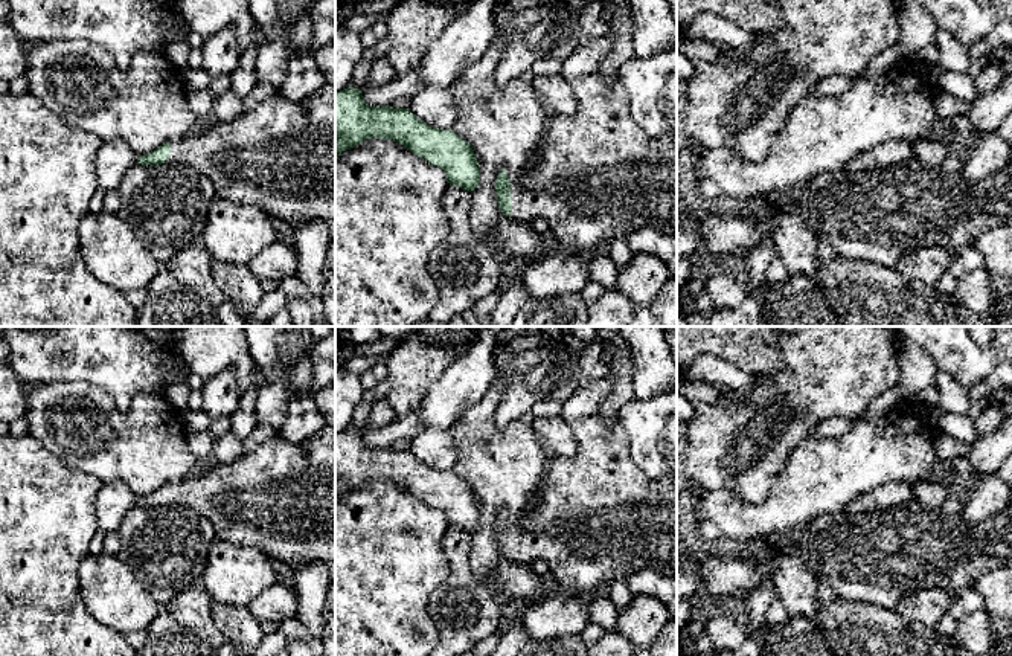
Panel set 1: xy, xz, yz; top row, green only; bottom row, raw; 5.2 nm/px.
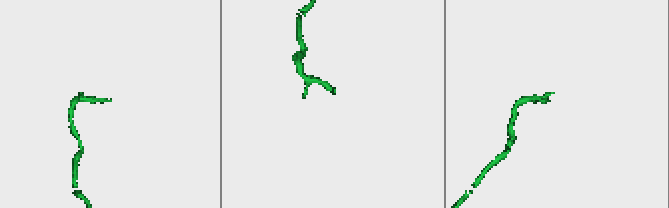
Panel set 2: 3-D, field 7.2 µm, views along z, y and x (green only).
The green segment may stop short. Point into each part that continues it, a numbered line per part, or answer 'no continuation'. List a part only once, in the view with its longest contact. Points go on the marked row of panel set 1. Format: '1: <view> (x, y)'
1: xz (598, 177)

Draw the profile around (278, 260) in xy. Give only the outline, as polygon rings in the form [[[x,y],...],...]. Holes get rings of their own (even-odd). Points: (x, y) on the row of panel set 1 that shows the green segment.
[[[274,241],[256,255],[247,267],[259,281],[280,281],[287,276],[297,275],[299,261],[293,247],[285,243]]]

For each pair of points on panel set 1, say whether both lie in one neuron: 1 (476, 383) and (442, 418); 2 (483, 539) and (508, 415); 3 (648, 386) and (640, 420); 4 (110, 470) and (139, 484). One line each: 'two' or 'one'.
1: one
2: two
3: two
4: one

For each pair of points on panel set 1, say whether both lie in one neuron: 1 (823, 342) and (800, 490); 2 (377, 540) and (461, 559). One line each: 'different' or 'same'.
1: different
2: different

